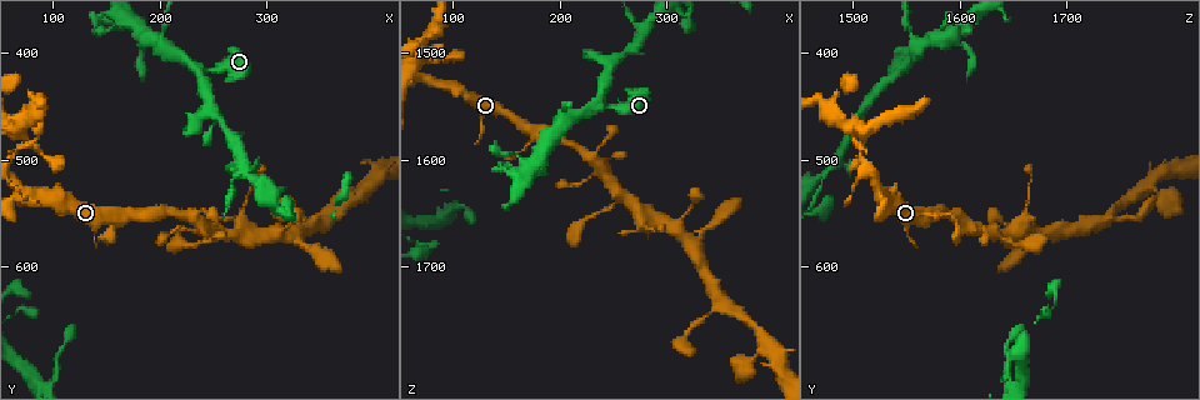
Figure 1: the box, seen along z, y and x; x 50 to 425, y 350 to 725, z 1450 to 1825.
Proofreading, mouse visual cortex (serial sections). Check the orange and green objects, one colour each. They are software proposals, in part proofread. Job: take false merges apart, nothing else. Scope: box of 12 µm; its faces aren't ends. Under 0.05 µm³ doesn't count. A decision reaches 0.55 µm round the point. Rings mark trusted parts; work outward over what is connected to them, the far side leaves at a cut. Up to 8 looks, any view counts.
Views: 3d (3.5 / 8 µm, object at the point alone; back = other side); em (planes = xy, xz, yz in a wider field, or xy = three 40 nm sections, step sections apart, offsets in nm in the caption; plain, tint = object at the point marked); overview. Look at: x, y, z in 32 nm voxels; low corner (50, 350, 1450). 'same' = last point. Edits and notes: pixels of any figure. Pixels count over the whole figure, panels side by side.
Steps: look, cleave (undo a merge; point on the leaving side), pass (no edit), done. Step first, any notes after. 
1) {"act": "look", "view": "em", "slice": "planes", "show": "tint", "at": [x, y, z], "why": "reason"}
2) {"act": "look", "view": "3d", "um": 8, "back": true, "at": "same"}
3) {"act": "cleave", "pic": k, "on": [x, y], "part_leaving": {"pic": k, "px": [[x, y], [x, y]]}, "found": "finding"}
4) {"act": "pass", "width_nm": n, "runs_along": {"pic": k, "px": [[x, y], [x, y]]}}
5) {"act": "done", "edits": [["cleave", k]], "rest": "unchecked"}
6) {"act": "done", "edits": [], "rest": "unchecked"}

{"act": "look", "view": "3d", "um": 3.5, "at": [242, 416, 1548], "why": "thick turns thin"}

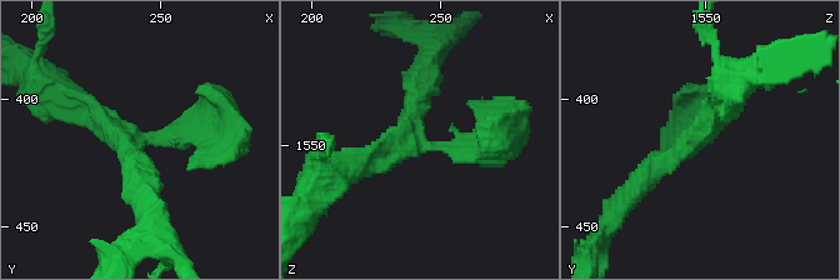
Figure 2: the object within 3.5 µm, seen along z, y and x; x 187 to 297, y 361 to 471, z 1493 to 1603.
{"act": "look", "view": "em", "slice": "xy", "step": 3, "show": "tint", "at": [242, 416, 1548], "arms": 3, "arm_widths_nm": [250, 300, 300]}

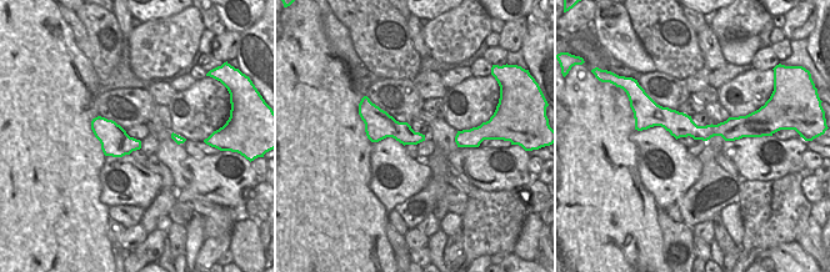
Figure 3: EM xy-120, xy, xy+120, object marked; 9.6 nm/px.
{"act": "pass", "width_nm": 190, "runs_along": {"pic": 3, "px": [[644, 124], [748, 129]]}, "found": "all the same cell"}

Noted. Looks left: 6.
{"act": "look", "view": "3d", "um": 3.5, "at": [248, 456, 1510], "why": "three arms meet"}

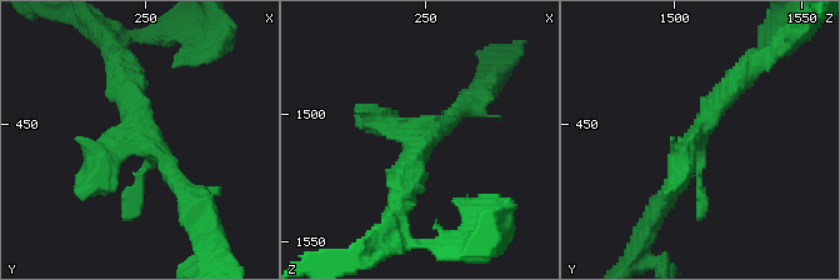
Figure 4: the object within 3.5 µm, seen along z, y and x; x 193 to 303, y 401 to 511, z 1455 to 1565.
{"act": "look", "view": "em", "slice": "planes", "show": "tint", "at": [248, 455, 1508]}

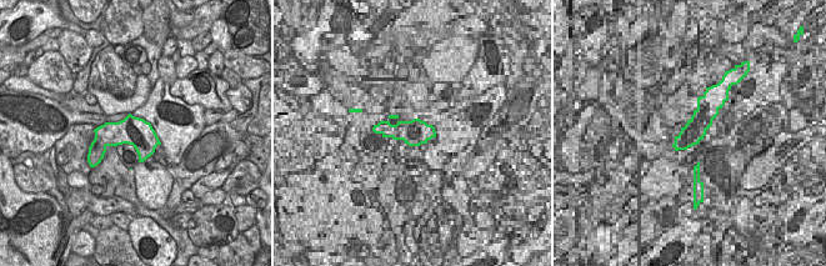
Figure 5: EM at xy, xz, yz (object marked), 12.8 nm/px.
{"act": "look", "view": "em", "slice": "xy", "step": 5, "show": "tint", "at": "same"}

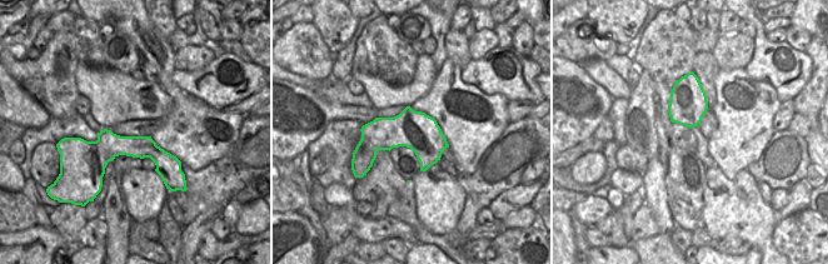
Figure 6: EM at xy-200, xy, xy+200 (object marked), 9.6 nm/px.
{"act": "pass", "runs_along": {"pic": 6, "px": [[83, 143], [145, 147], [173, 159]]}, "found": "continuous, no second cell"}

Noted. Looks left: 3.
{"act": "look", "view": "3d", "um": 3.5, "at": [256, 570, 1632], "why": "abrupt turn"}

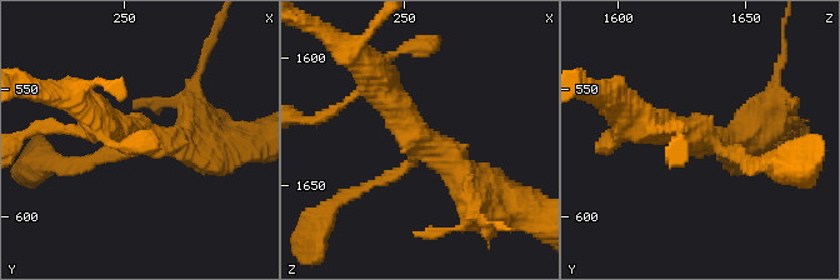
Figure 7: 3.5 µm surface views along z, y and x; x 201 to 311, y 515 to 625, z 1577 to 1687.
{"act": "look", "view": "em", "slice": "planes", "show": "tint", "at": [256, 570, 1632], "arms": 3, "arm_widths_nm": [150, 350, 400], "why": "now the EM"}

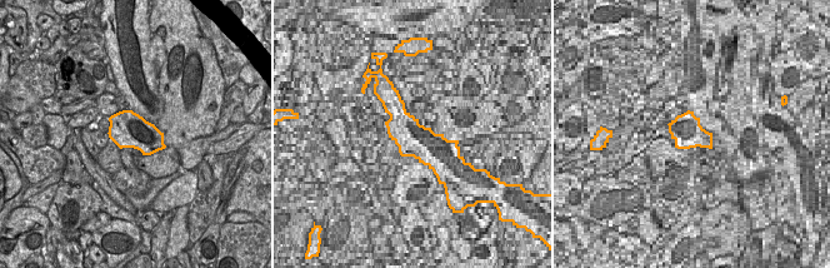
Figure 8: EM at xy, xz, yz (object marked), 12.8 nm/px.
{"act": "pass", "runs_along": {"pic": 7, "px": [[378, 75], [409, 130], [485, 190]]}, "found": "one cell here"}

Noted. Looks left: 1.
{"act": "done", "edits": [], "rest": "unchecked"}

